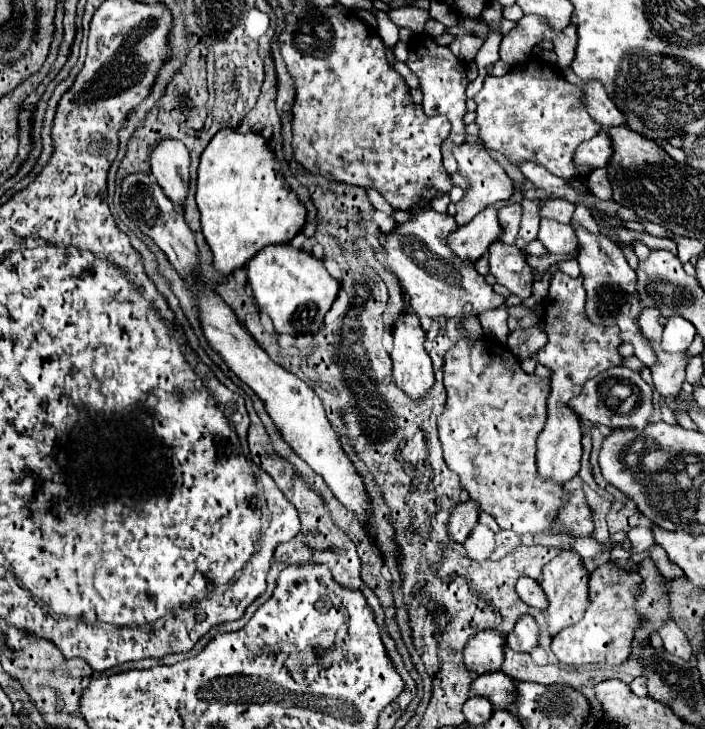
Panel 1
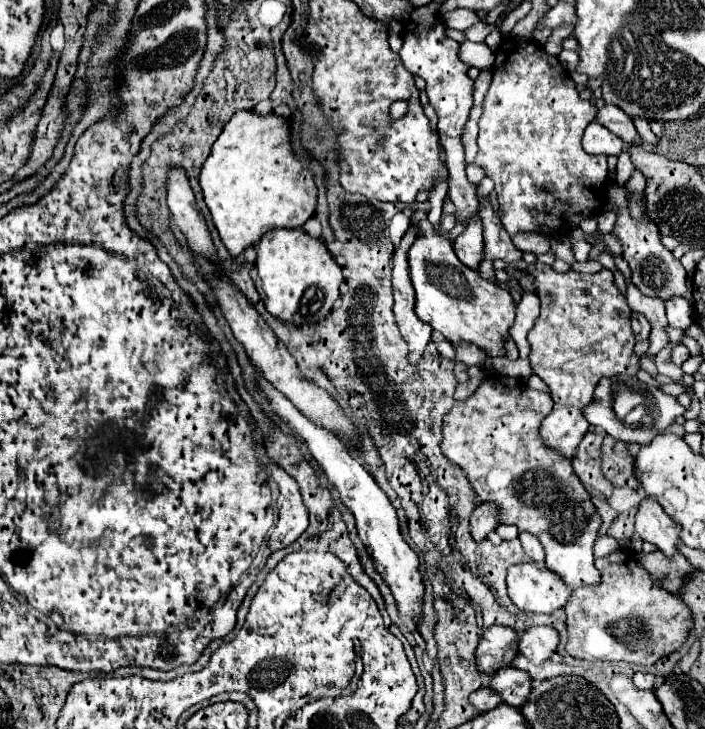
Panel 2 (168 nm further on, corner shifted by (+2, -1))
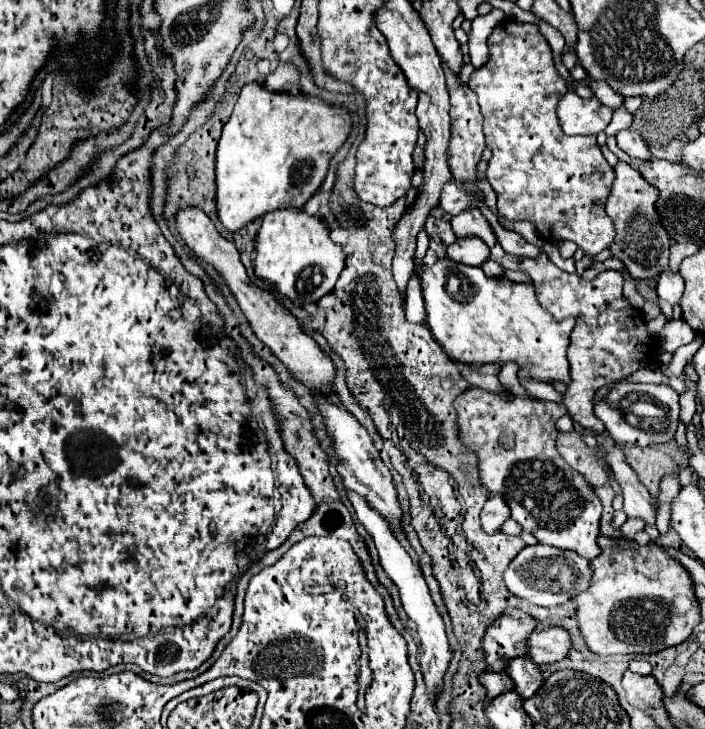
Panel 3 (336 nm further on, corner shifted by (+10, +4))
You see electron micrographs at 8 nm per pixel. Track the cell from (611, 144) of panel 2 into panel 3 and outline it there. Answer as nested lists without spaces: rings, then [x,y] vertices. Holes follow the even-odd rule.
[[[574,91],[558,103],[560,127],[566,135],[598,135],[612,119],[612,109],[598,99],[582,99]]]

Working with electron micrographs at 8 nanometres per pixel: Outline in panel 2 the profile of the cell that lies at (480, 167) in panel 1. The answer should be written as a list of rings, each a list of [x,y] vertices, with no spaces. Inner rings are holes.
[[[504,38],[496,48],[492,84],[484,98],[484,114],[480,118],[478,156],[474,164],[482,166],[496,182],[500,200],[500,218],[508,234],[536,232],[546,238],[558,238],[558,232],[570,234],[580,222],[598,214],[606,204],[606,156],[590,156],[582,148],[582,132],[596,118],[598,108],[590,100],[582,100],[574,80],[562,68],[558,56],[546,54],[536,40]]]

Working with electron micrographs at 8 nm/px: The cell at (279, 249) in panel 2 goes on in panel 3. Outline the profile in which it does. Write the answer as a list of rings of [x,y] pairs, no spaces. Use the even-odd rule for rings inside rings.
[[[288,209],[272,211],[262,217],[262,227],[256,235],[254,273],[292,303],[308,305],[328,295],[344,269],[344,259],[342,247],[328,237],[328,227],[322,219]]]

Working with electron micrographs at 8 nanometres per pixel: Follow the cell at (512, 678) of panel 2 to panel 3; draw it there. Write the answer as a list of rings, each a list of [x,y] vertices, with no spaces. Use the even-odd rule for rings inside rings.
[[[516,657],[512,659],[504,673],[514,681],[514,691],[522,697],[522,699],[530,699],[536,689],[542,685],[542,673],[540,669],[530,661],[530,659],[524,659],[524,657]]]

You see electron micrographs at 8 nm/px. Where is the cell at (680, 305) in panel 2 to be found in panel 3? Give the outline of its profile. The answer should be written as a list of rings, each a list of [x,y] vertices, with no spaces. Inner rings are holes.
[[[664,271],[658,279],[658,297],[668,301],[670,305],[676,305],[684,293],[684,279],[680,273],[670,273],[670,271]]]

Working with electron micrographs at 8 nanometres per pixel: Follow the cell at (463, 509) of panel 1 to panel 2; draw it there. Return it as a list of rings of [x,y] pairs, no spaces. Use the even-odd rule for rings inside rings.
[[[486,502],[486,504],[480,504],[472,518],[470,518],[470,532],[474,536],[474,540],[486,540],[486,536],[496,530],[500,526],[500,518],[498,518],[498,512],[500,508],[492,502]]]

